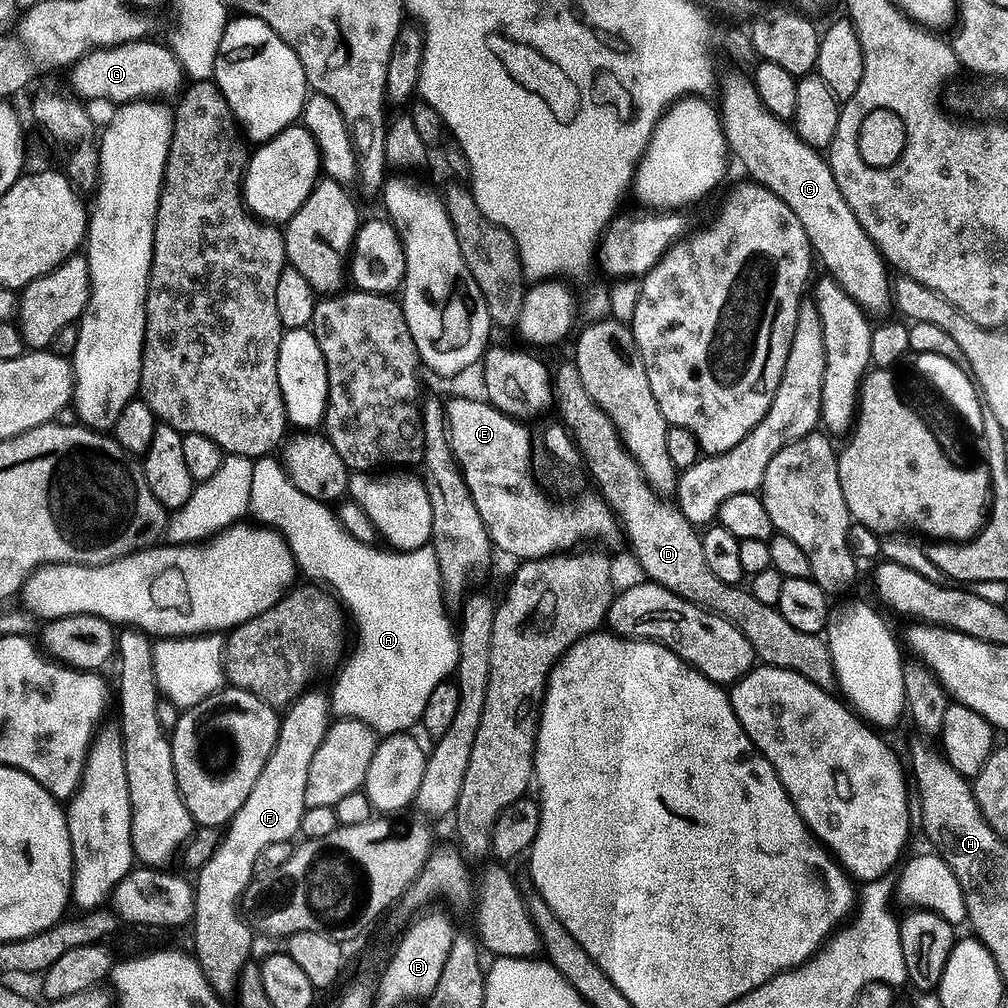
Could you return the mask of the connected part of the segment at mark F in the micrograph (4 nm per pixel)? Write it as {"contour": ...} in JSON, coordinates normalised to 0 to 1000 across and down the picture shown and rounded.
{"contour":[[[313,686],[303,687],[281,707],[274,743],[268,756],[264,756],[264,764],[260,764],[260,772],[256,772],[256,780],[252,780],[248,792],[244,792],[244,800],[240,800],[230,816],[225,818],[215,845],[192,873],[192,950],[198,956],[210,983],[219,990],[235,987],[238,964],[248,955],[246,939],[250,937],[252,922],[240,908],[239,894],[245,890],[246,881],[252,872],[256,847],[260,847],[264,839],[284,837],[299,828],[302,805],[306,802],[304,776],[308,768],[308,756],[312,754],[315,740],[319,740],[331,717],[328,693],[322,688],[320,690]]]}

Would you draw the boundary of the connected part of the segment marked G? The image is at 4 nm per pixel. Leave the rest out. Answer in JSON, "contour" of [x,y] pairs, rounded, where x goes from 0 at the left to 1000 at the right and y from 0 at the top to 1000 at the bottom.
{"contour":[[[151,38],[134,40],[116,48],[99,48],[87,53],[70,68],[70,90],[80,100],[108,99],[111,105],[133,103],[136,99],[159,101],[174,98],[184,86],[184,71],[171,49],[153,41]]]}

